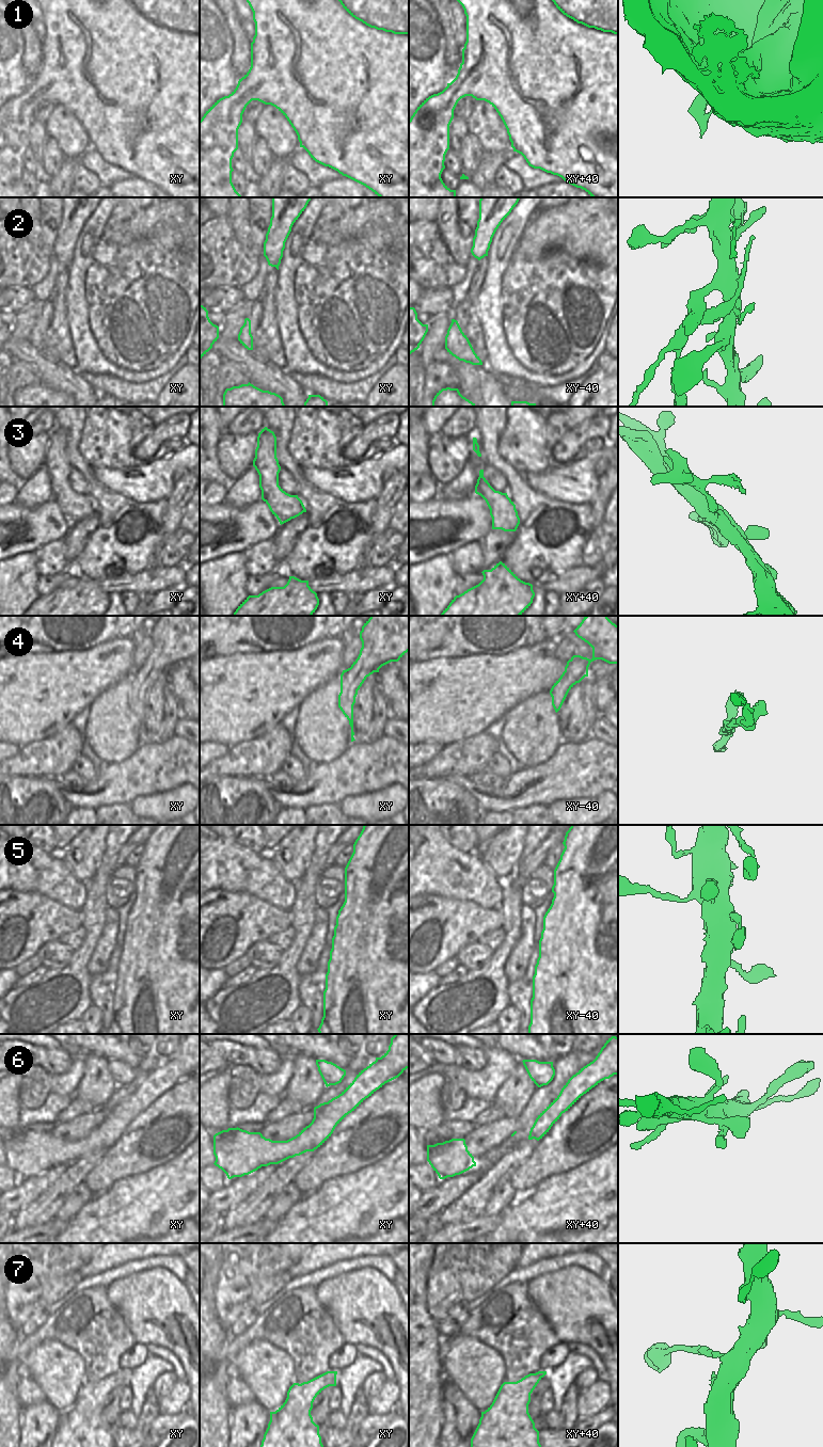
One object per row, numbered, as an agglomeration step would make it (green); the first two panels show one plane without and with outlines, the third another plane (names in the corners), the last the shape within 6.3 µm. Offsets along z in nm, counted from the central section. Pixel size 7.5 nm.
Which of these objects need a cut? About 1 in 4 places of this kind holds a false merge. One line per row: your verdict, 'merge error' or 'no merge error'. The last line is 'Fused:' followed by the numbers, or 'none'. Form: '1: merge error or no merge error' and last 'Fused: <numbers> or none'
1: no merge error
2: merge error
3: merge error
4: no merge error
5: no merge error
6: no merge error
7: no merge error
Fused: 2, 3

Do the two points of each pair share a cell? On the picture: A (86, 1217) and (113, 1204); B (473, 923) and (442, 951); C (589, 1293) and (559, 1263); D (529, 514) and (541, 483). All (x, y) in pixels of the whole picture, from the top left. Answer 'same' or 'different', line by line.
A: same
B: same
C: different
D: different

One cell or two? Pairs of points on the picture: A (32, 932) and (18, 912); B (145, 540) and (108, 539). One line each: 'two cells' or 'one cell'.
A: one cell
B: one cell

